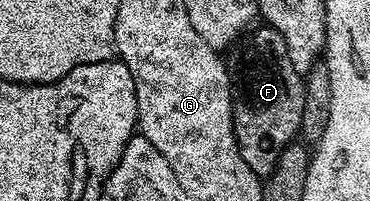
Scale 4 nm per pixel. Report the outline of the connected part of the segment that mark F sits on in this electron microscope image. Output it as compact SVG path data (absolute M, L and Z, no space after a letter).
M262 24L229 47L228 69L234 99L234 135L244 164L260 176L269 176L284 148L299 137L304 116L303 75L288 60L288 44L276 28Z

